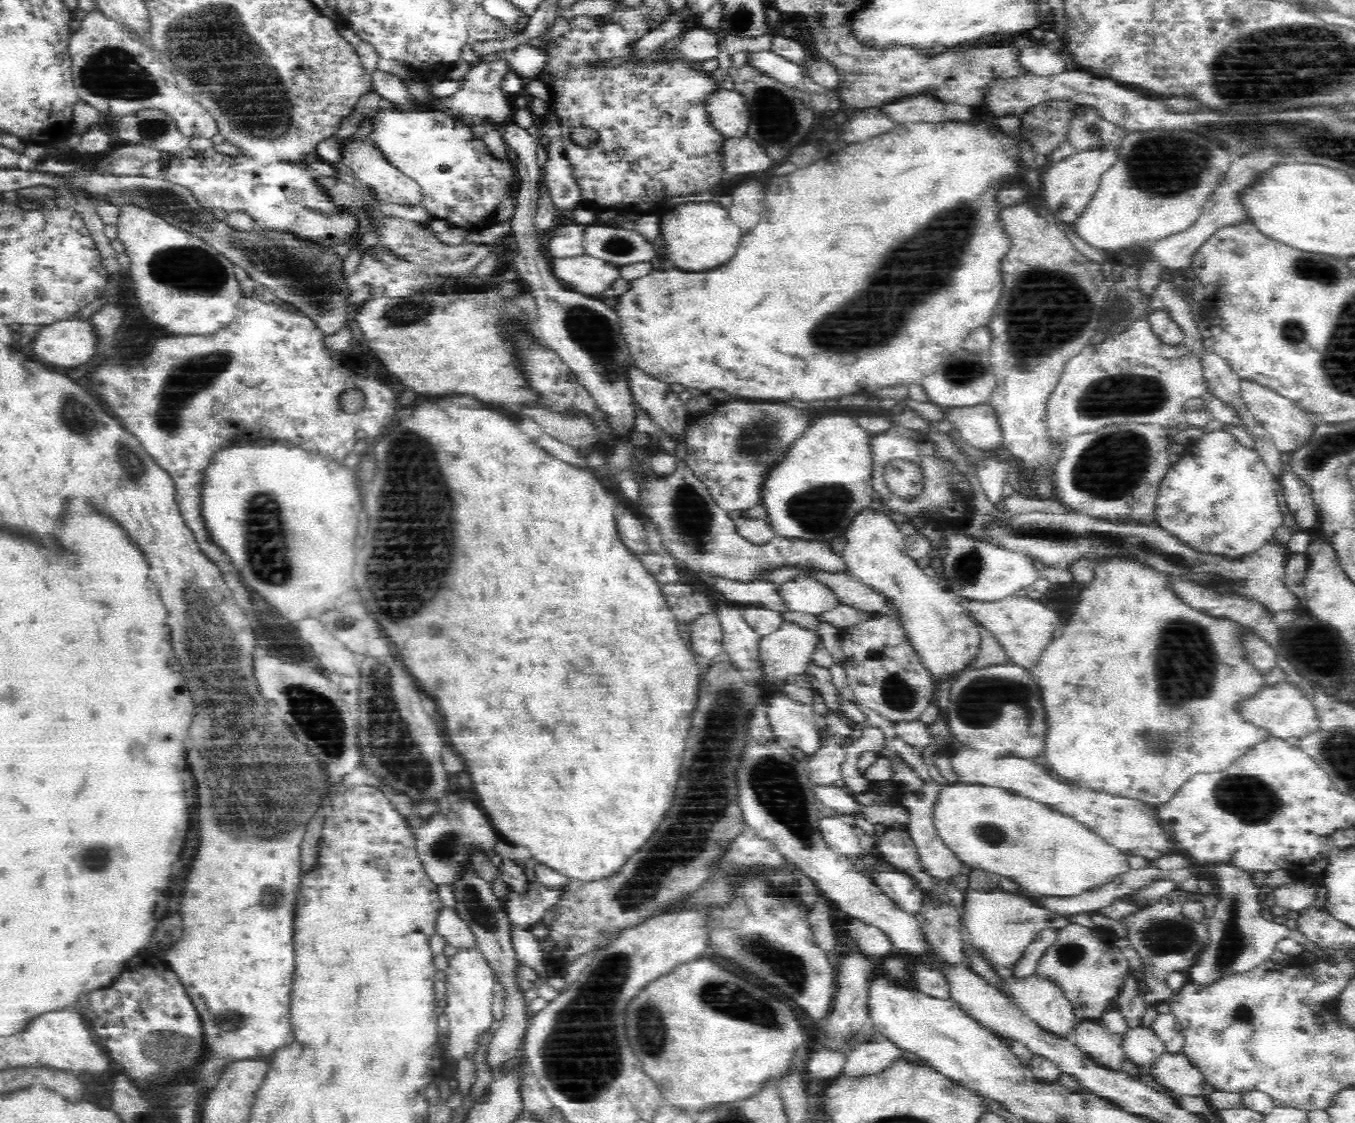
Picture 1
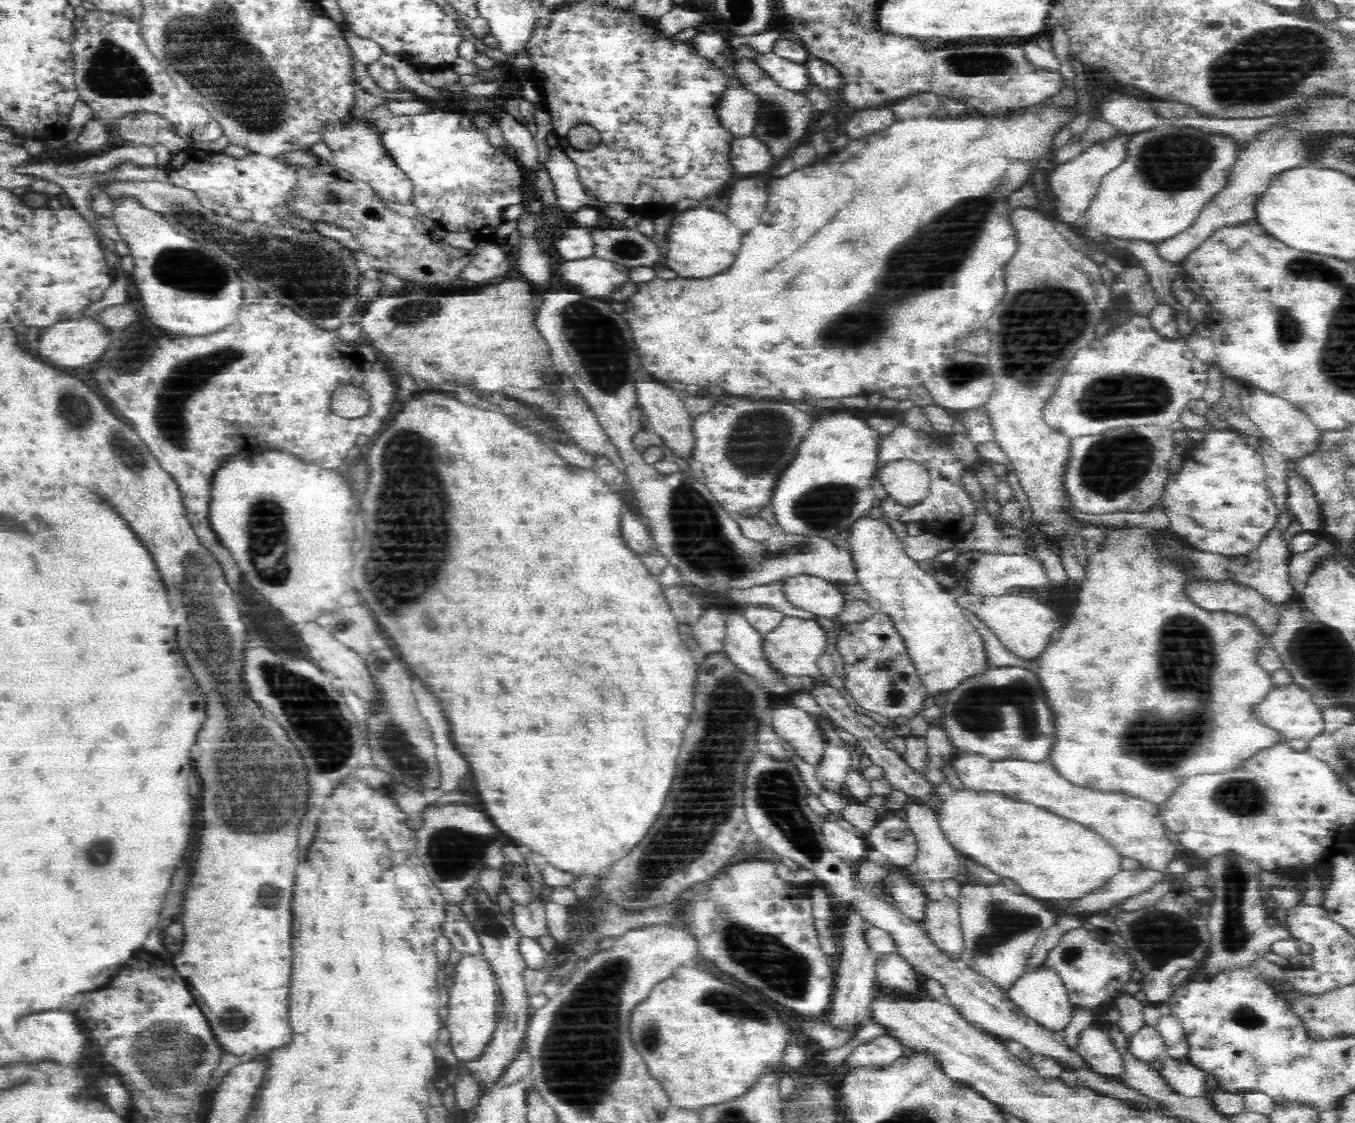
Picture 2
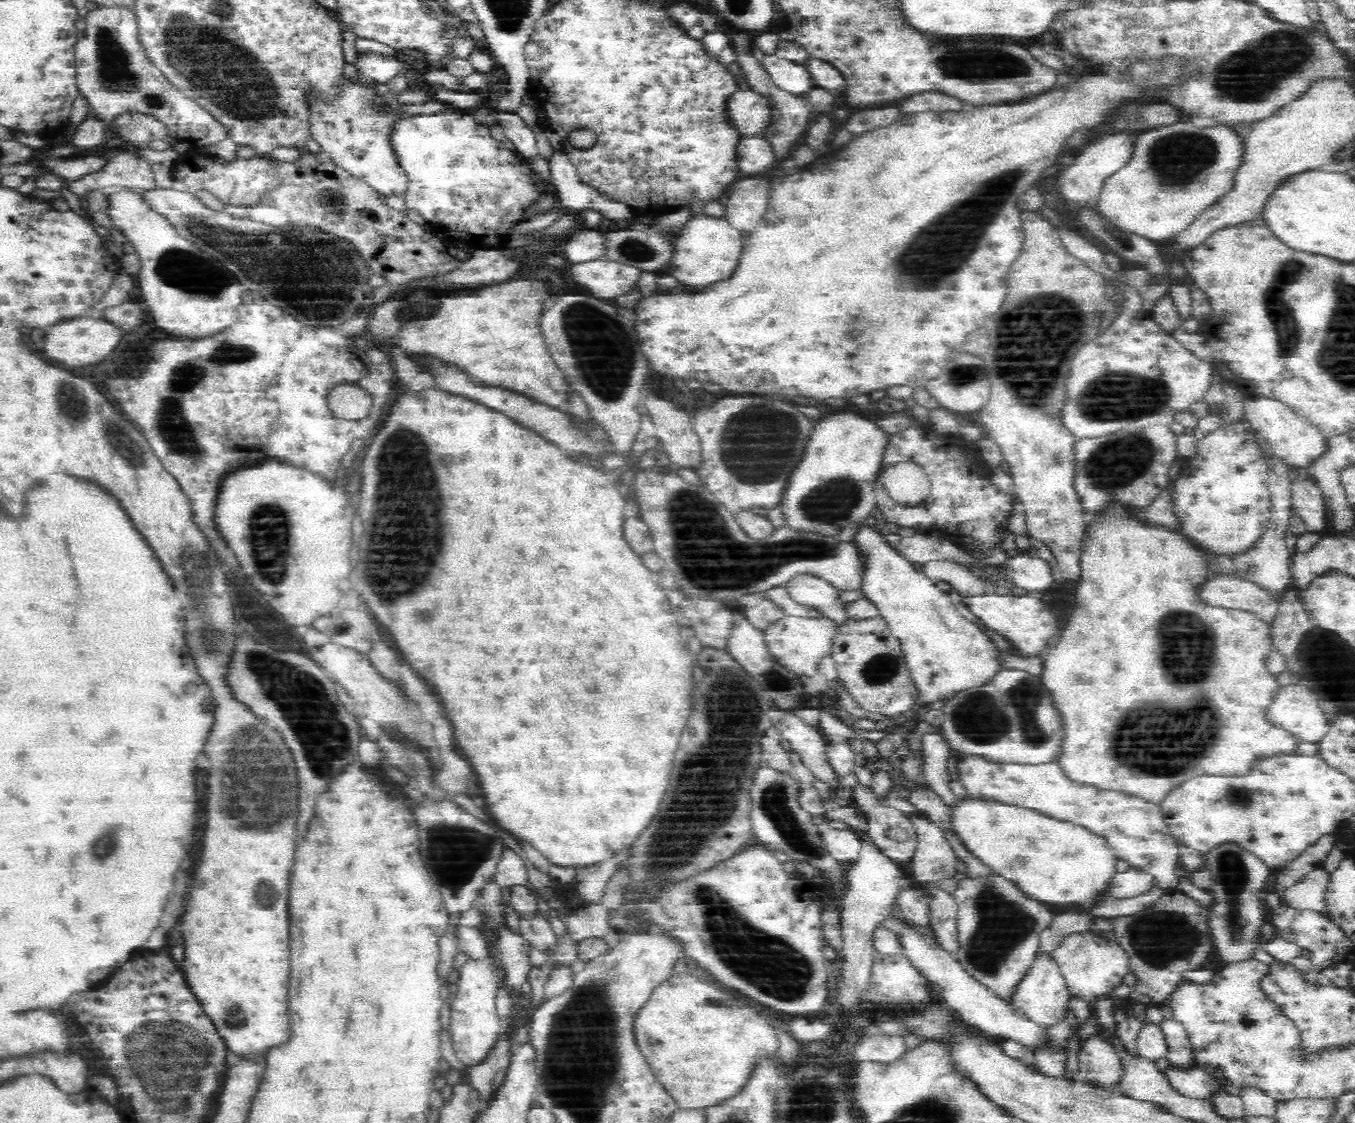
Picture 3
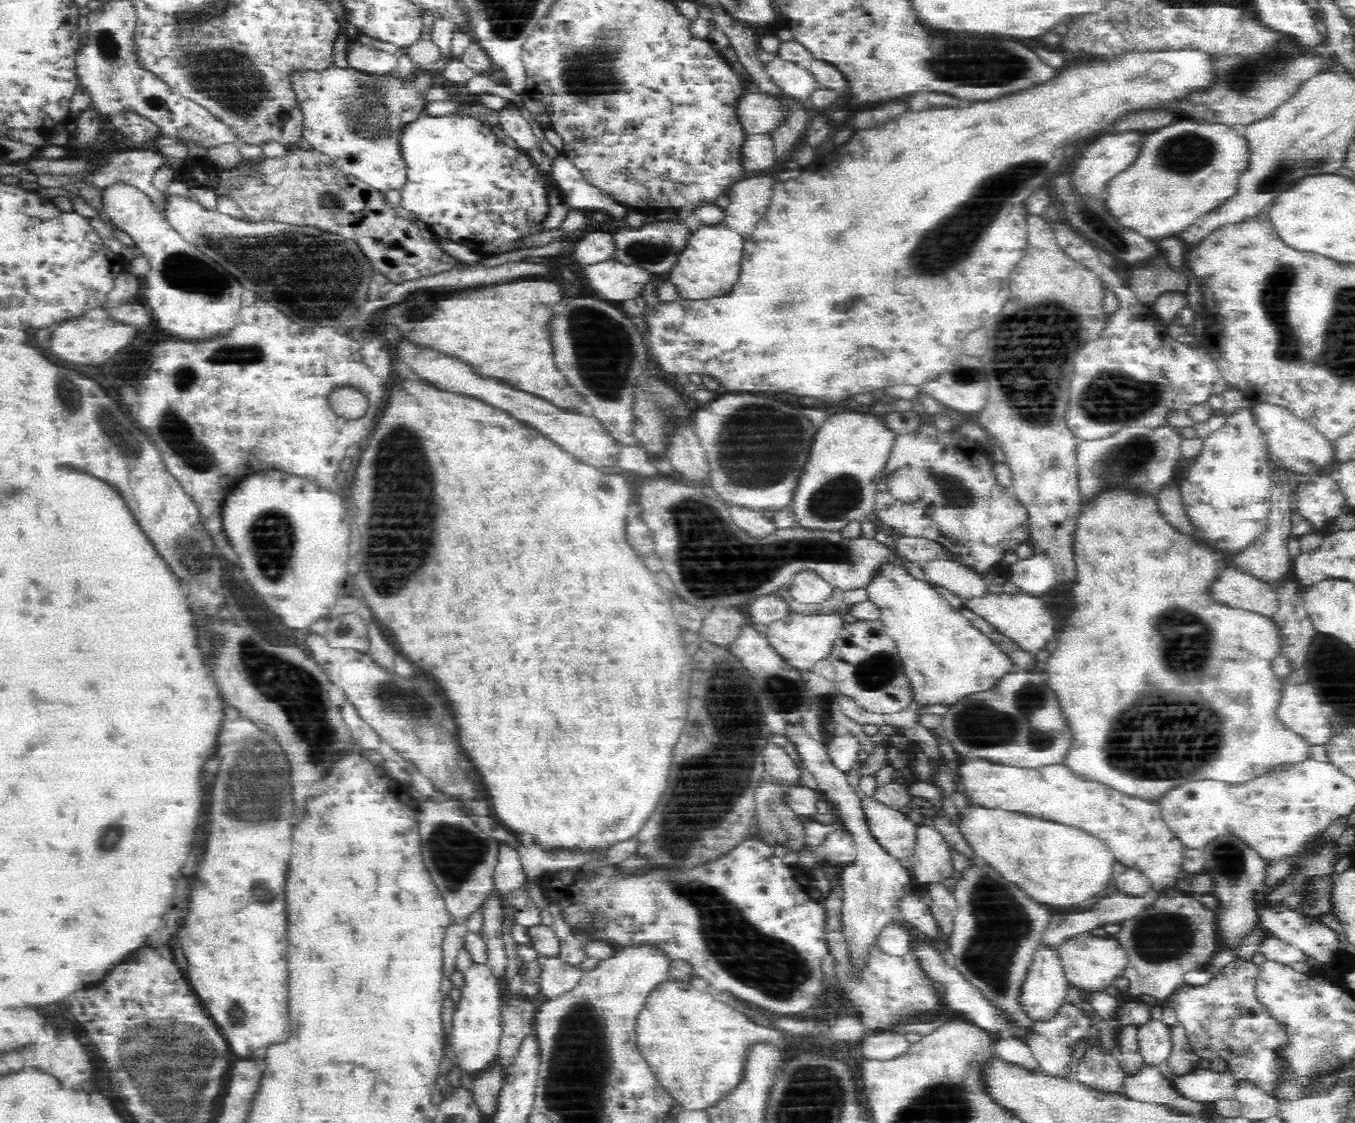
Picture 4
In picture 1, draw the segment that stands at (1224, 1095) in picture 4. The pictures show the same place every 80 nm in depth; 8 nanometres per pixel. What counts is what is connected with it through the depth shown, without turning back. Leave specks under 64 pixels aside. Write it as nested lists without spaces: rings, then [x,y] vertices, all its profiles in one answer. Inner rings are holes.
[[[1171,1050],[1157,1058],[1152,1073],[1158,1083],[1184,1096],[1203,1096],[1207,1084],[1203,1073],[1186,1055]]]

